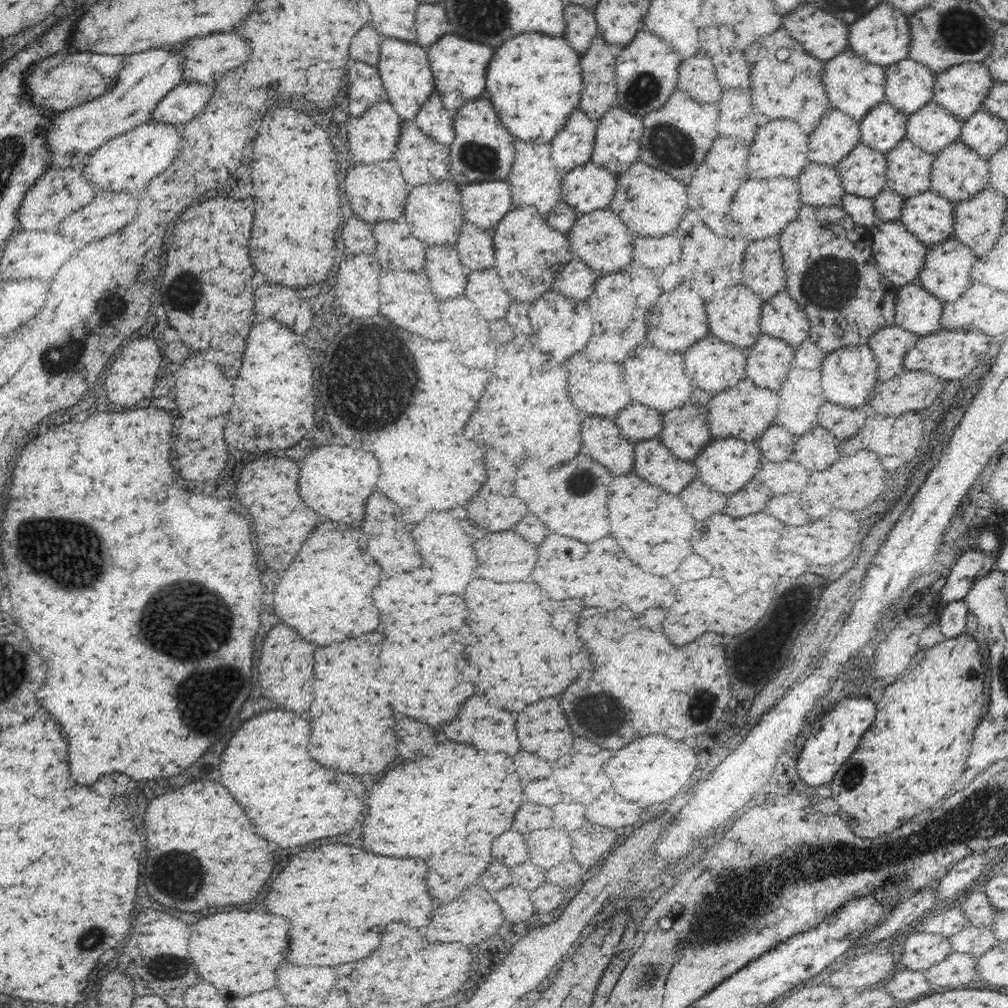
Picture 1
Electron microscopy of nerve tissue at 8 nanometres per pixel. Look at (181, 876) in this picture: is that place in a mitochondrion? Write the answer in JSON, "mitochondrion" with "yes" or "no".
{"mitochondrion":"yes"}

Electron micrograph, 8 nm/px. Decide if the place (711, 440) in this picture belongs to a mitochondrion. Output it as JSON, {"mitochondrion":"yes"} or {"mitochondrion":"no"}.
{"mitochondrion":"no"}

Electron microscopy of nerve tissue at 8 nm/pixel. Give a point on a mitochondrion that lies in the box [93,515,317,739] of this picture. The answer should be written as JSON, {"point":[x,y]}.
{"point":[182,610]}

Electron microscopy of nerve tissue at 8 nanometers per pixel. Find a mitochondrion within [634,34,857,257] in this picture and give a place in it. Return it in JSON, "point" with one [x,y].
{"point":[660,140]}

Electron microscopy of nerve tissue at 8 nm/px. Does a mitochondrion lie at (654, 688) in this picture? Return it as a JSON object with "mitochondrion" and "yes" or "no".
{"mitochondrion":"no"}

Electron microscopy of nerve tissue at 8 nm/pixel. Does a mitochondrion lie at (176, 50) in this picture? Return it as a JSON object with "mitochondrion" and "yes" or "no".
{"mitochondrion":"no"}

